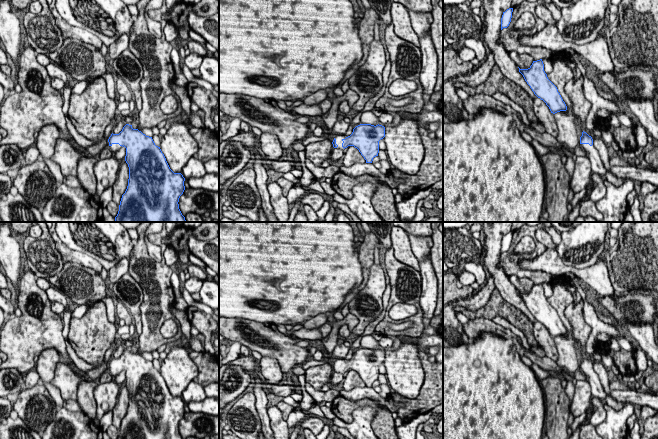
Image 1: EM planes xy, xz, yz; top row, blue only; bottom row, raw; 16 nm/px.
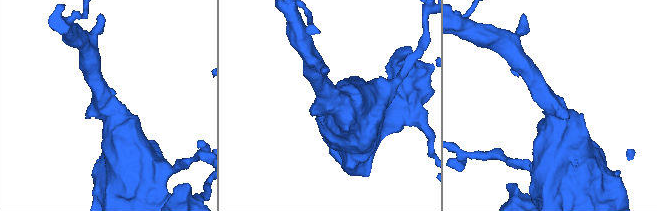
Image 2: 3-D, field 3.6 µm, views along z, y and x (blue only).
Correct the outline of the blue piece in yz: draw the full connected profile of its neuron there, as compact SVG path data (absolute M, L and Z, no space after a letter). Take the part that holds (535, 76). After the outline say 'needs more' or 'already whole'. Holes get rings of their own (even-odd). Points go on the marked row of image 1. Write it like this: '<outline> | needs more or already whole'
M542 59L533 61L528 69L519 68L519 72L523 75L534 94L546 103L551 113L555 114L567 110L557 87L548 79L544 71Z | already whole

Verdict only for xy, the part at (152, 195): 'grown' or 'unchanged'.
grown

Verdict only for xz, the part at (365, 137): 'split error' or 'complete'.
split error

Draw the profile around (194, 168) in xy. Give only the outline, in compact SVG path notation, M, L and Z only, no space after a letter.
M191 157L182 169L185 180L189 178L201 178L206 174L204 163L195 157Z

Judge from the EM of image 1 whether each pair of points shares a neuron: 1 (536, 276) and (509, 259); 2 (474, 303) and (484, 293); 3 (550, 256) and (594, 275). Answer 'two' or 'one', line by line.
1: one
2: one
3: one

